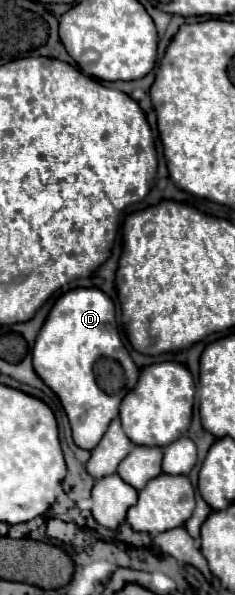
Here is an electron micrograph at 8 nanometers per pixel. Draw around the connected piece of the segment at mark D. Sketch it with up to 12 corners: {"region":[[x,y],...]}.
{"region":[[95,287],[55,301],[33,367],[81,449],[117,417],[139,367],[113,301]]}

